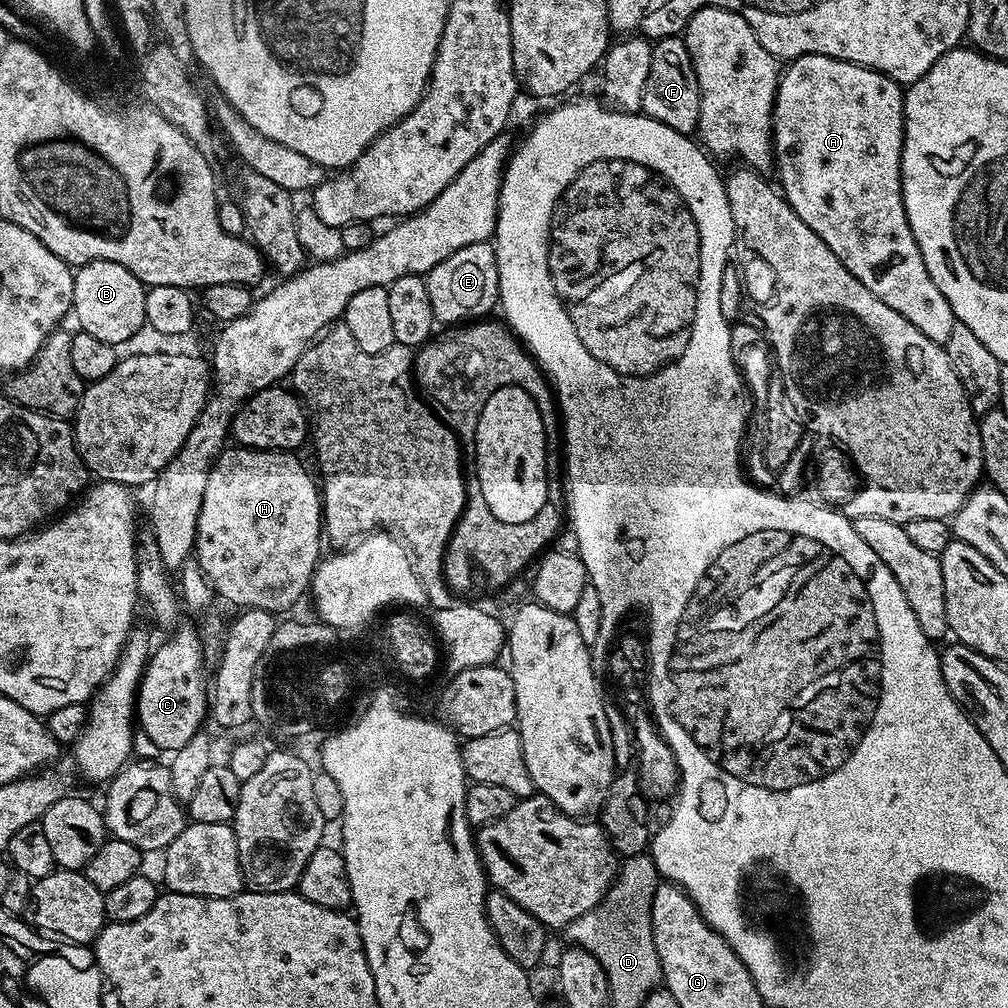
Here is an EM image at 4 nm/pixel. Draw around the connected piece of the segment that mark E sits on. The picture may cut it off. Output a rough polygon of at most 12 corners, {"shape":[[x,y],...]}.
{"shape":[[462,246],[426,274],[436,323],[479,321],[500,299],[496,249]]}

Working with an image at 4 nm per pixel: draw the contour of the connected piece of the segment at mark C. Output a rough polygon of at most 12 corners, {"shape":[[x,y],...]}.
{"shape":[[180,626],[148,657],[139,731],[161,753],[205,727],[201,633]]}

